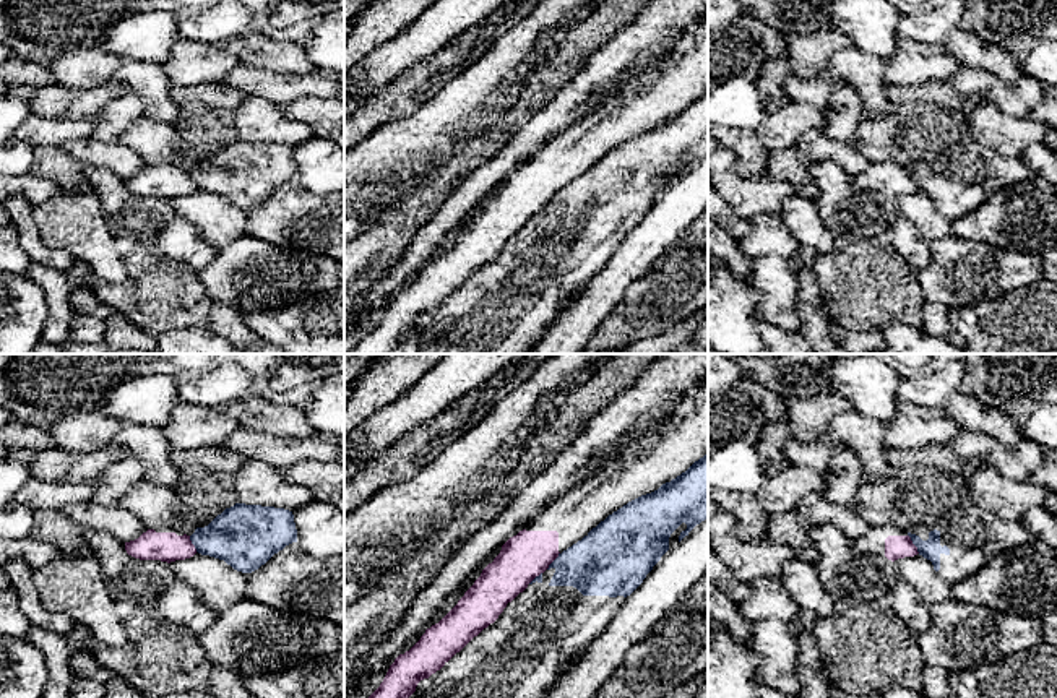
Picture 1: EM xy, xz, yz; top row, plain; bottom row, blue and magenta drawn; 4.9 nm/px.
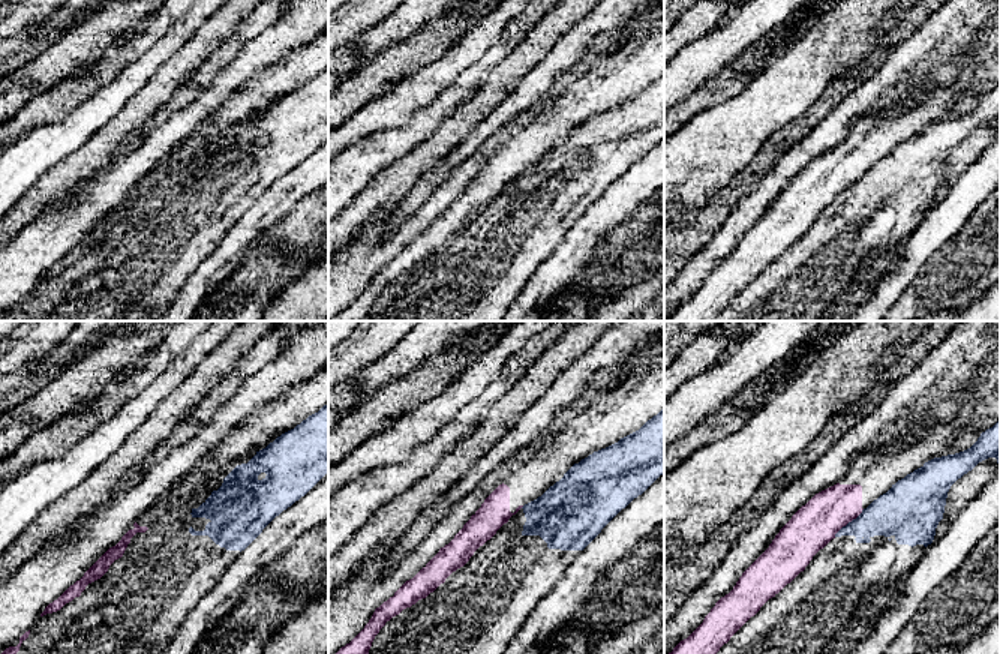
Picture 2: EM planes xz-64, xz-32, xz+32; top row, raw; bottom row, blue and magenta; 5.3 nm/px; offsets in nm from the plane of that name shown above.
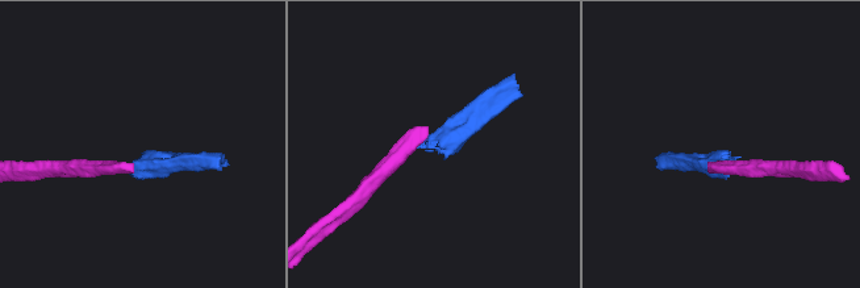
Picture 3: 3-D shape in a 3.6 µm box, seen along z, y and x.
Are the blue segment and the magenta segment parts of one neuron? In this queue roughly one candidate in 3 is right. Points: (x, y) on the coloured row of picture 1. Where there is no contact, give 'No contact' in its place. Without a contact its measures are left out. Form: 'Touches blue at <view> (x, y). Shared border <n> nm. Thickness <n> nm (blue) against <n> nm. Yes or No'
Touches blue at yz (913, 542). Shared border 110 nm. Thickness 110 nm (blue) against 110 nm. No

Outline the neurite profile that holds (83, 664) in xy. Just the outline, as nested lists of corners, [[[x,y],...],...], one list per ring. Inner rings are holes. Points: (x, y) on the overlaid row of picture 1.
[[[86,646],[73,651],[71,672],[76,675],[76,679],[89,679],[104,685],[117,677],[112,670],[97,662],[93,656],[93,649]]]

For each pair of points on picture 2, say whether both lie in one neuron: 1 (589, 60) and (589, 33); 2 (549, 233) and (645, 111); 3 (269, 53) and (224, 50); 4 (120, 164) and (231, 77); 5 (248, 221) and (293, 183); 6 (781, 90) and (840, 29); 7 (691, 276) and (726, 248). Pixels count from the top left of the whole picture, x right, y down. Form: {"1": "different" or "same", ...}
{"1": "different", "2": "same", "3": "different", "4": "same", "5": "same", "6": "same", "7": "same"}

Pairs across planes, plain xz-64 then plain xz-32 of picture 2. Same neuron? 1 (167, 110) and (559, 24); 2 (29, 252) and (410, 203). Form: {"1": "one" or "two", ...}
{"1": "two", "2": "two"}

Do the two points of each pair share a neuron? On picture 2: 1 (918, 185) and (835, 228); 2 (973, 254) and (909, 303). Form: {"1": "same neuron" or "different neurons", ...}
{"1": "same neuron", "2": "same neuron"}

